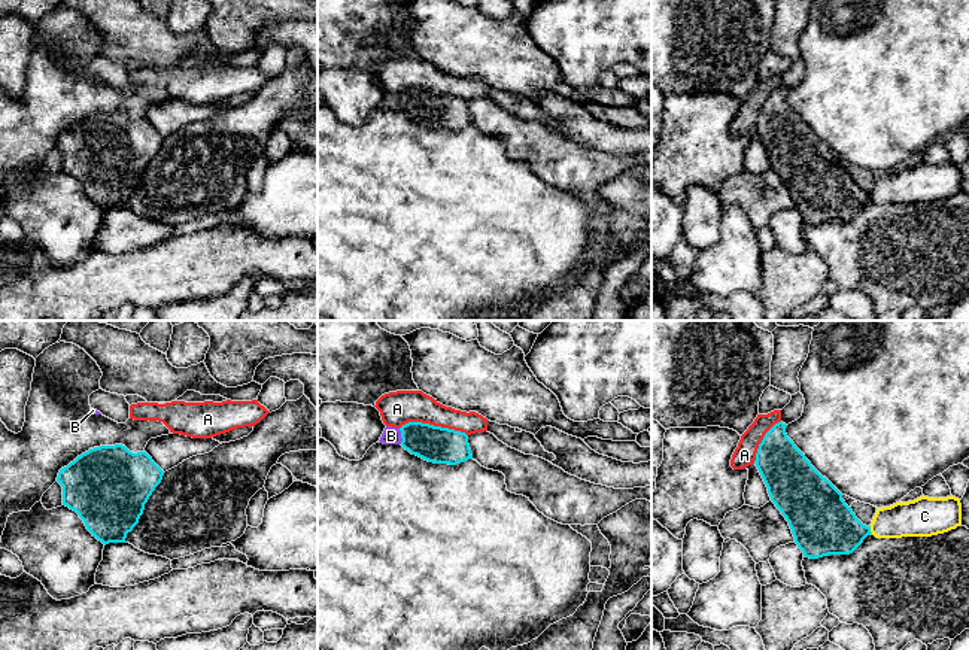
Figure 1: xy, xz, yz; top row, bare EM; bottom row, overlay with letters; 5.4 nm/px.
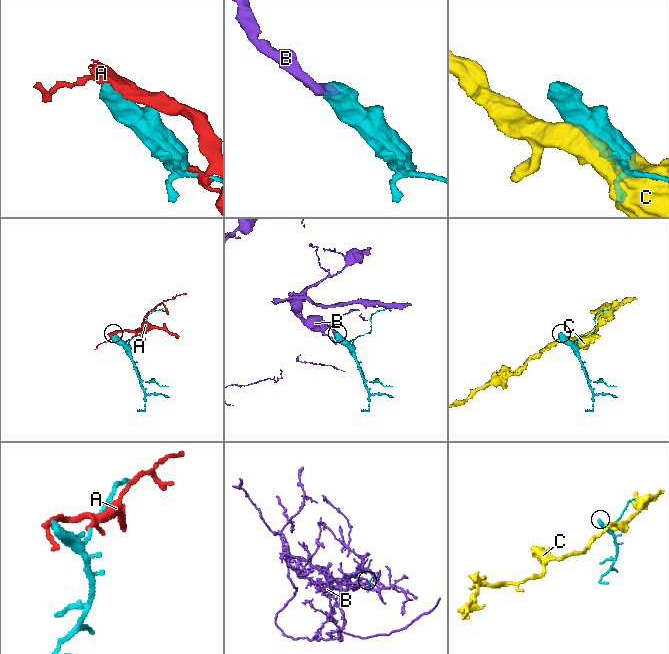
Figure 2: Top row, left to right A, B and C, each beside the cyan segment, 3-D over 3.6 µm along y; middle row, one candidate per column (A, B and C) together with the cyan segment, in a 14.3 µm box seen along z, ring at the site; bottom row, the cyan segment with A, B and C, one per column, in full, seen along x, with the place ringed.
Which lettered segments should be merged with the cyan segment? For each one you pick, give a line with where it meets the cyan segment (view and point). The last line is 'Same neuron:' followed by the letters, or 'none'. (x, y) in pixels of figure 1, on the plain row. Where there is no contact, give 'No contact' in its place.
B: Touches cyan at xz (401, 102)
Same neuron: B

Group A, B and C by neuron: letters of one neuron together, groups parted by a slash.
A / B / C

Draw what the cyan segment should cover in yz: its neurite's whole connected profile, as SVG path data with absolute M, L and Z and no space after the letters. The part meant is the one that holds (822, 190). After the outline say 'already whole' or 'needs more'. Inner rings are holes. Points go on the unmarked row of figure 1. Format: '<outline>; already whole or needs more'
M775 89L763 103L756 119L756 133L768 154L775 173L789 188L795 209L805 224L818 225L829 221L850 221L871 201L842 160L823 143L786 100L786 89Z; already whole

